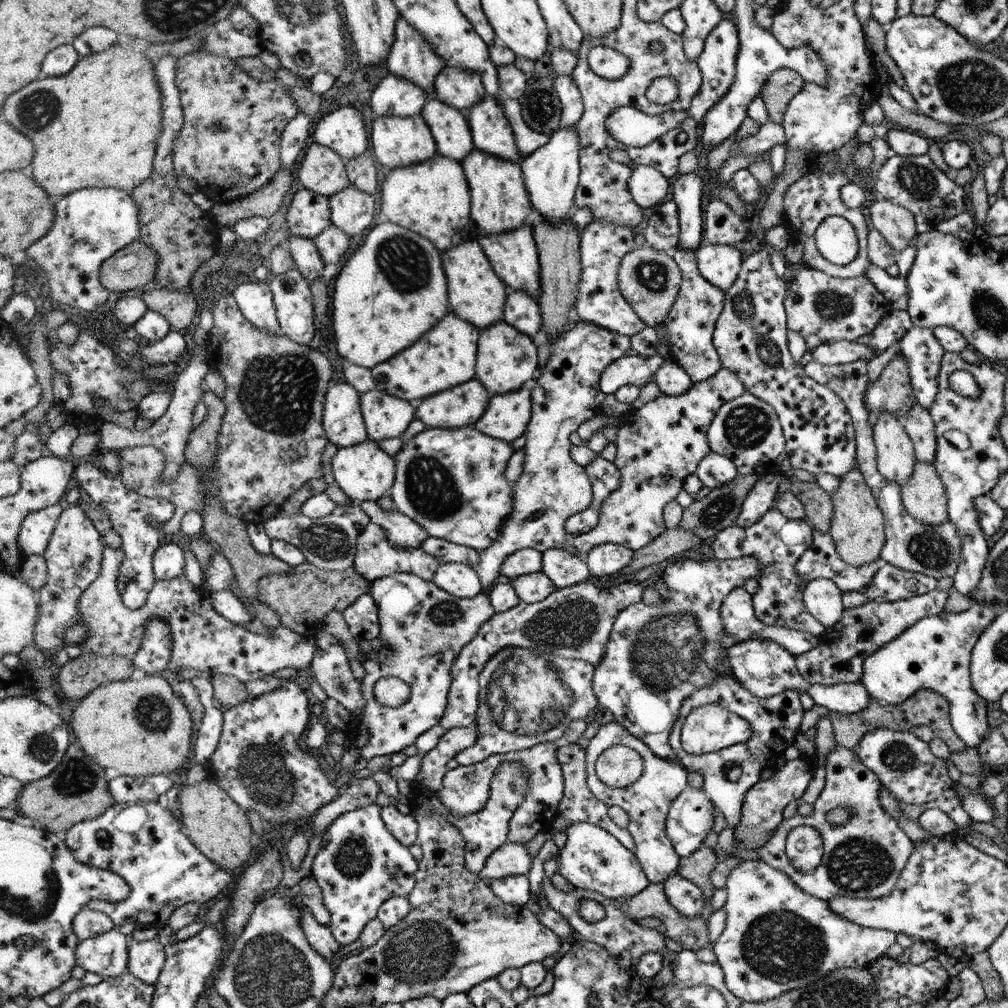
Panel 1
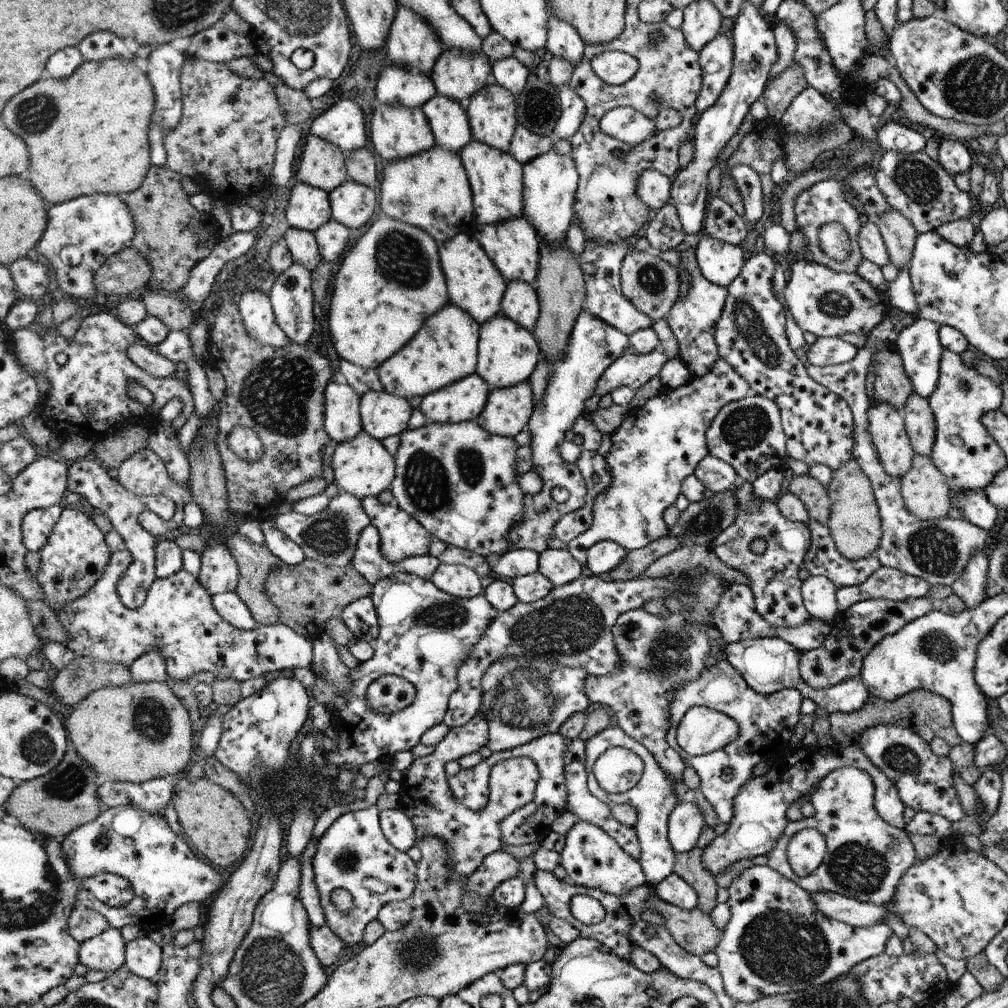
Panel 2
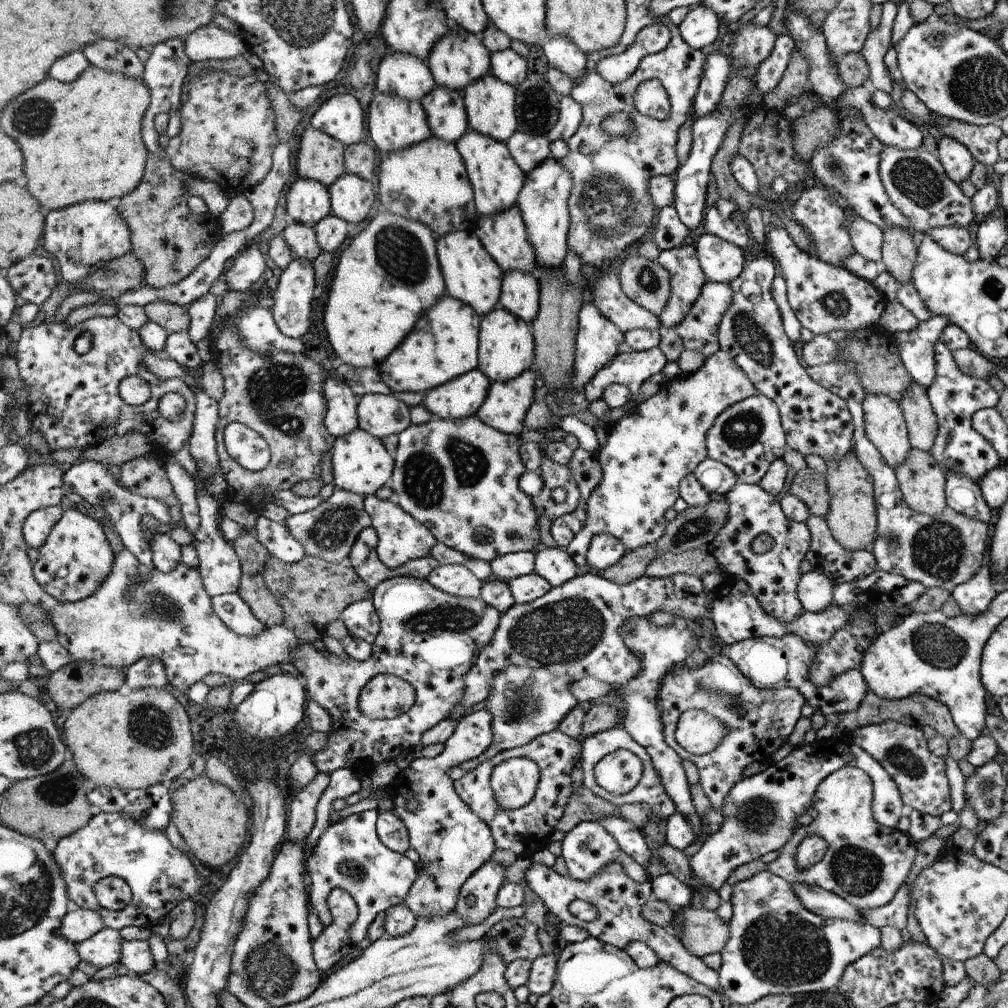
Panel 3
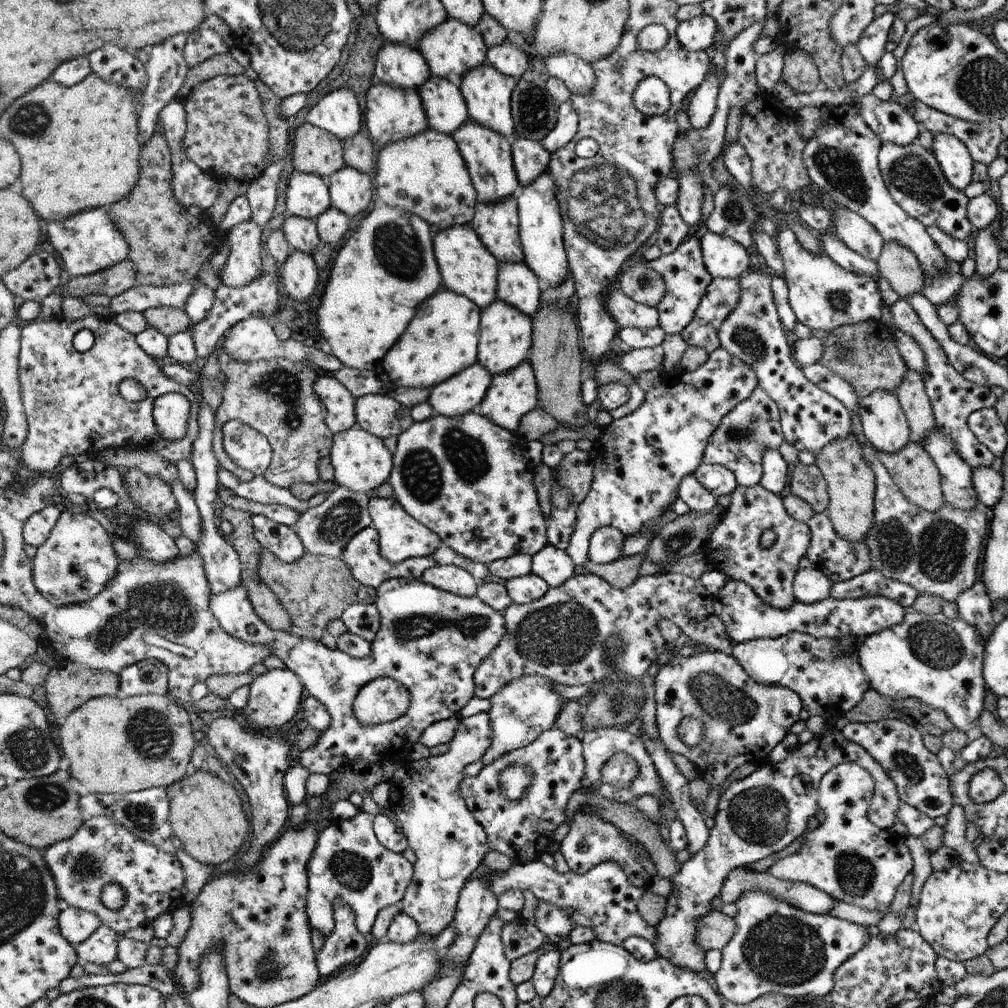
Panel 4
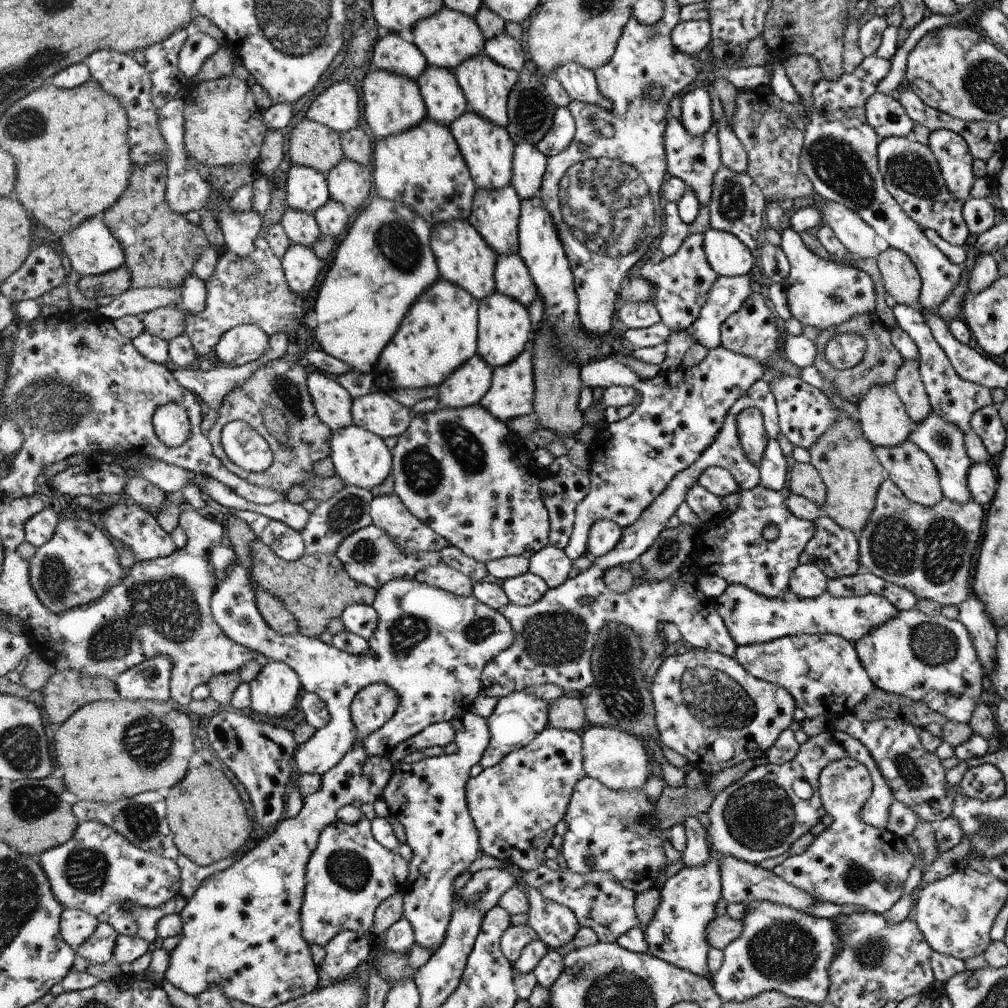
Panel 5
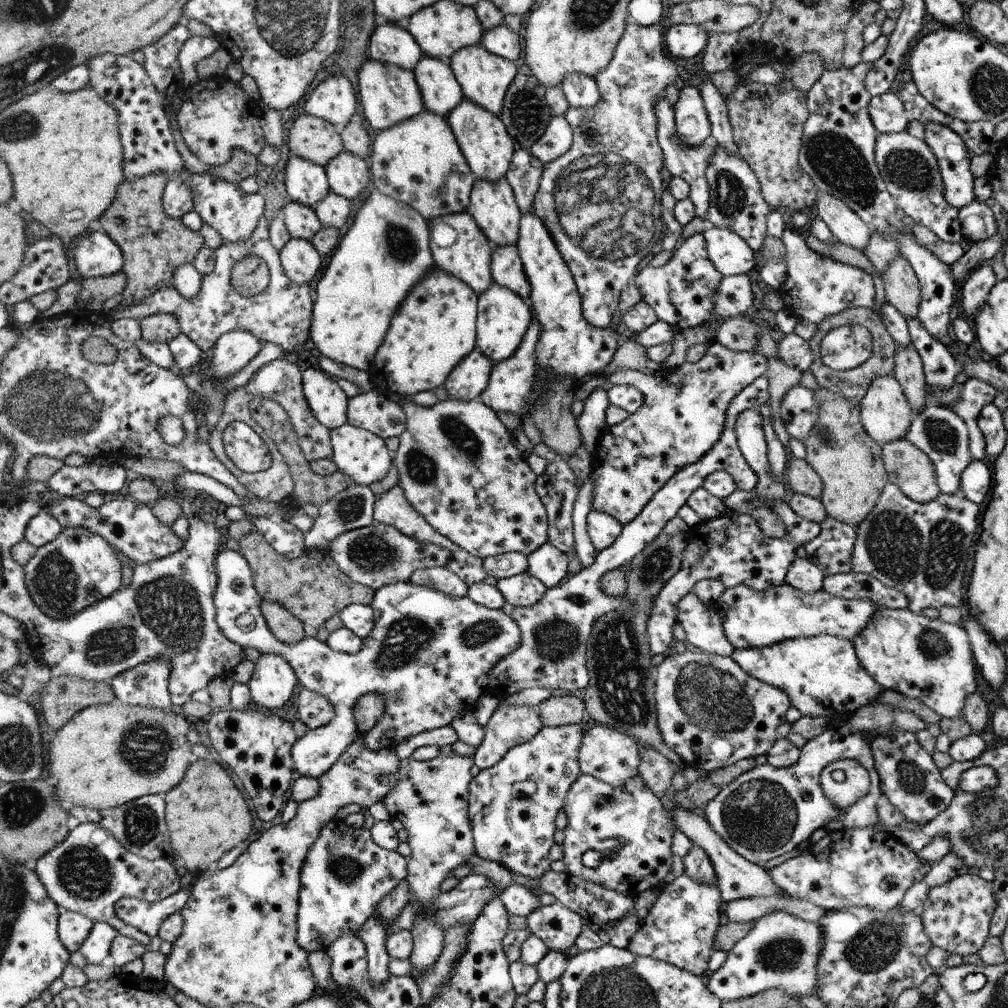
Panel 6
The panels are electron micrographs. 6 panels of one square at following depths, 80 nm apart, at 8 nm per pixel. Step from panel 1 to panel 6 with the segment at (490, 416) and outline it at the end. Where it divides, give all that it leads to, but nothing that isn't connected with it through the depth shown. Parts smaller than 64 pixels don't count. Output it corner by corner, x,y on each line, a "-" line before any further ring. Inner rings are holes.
533,313
530,330
526,332
520,348
510,358
494,363
490,382
480,396
484,400
484,404
487,404
494,412
512,412
518,416
524,416
528,412
531,390
534,388
535,375
538,370
535,348
538,346
541,332
539,321

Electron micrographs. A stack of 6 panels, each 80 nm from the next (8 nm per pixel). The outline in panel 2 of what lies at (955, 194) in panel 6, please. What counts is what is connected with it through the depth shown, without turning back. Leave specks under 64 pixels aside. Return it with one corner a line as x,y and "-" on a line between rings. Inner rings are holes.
939,137
938,160
952,177
968,173
975,161
974,154
964,140
954,137

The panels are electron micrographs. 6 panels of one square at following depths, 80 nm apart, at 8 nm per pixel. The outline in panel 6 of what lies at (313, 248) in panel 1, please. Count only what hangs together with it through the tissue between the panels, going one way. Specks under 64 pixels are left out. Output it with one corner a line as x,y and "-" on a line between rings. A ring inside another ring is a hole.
292,200
283,206
281,215
291,237
311,240
323,226
314,207

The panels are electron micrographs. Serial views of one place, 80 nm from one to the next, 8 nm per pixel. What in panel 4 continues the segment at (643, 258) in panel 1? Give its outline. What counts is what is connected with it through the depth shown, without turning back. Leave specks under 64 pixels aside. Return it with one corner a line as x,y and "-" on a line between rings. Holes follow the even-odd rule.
641,260
632,270
620,275
617,282
620,290
637,303
656,307
665,291
665,282
661,275
647,267

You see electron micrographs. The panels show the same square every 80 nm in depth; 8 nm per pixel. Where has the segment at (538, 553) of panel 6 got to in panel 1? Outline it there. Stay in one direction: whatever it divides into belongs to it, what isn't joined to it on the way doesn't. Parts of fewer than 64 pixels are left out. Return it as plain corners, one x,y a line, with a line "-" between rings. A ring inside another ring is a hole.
563,548
543,552
541,571
551,577
556,589
574,586
591,575
583,558

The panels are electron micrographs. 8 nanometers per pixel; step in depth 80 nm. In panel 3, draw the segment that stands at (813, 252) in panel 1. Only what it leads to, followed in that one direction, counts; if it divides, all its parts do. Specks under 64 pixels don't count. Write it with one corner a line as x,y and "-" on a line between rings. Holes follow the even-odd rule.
811,188
802,192
800,198
791,208
793,218
796,219
809,234
816,248
816,256
828,261
833,265
843,267
843,260
855,252
851,243
851,237
847,234
846,214
842,212
842,207
838,206
838,201
834,204
834,196
830,198
828,192
822,188

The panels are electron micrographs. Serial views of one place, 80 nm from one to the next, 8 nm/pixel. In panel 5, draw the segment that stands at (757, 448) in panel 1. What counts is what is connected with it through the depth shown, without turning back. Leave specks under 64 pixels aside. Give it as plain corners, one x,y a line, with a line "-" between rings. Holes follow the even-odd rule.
764,379
756,381
750,390
746,391
734,406
728,411
726,422
719,432
714,443
703,452
702,458
698,459
690,467
680,471
674,479
671,480
670,486
656,496
654,502
646,508
646,511
639,516
639,519
631,524
630,527
623,528
623,536
619,543
612,548
610,552
604,553
601,558
592,558
593,565
586,571
580,571
574,578
567,578
559,587
549,588
548,592
542,599
531,605
515,605
508,603
502,608
502,613
512,624
516,632
515,642
506,651
502,652
496,659
492,659
484,668
481,675
483,690
488,696
498,696
498,698
507,697
513,692
526,690
528,687
545,685
559,686
563,691
582,692
586,686
591,686
594,682
594,670
591,668
591,656
594,654
594,646
598,642
599,632
608,624
616,622
621,626
633,628
641,640
641,647
645,652
645,659
651,663
656,657
662,656
664,651
662,640
659,638
657,628
660,622
674,622
681,630
683,639
690,643
694,648
712,650
729,657
735,656
737,644
732,640
728,629
723,623
722,617
713,608
713,600
703,595
703,592
696,586
695,582
678,580
680,573
676,573
668,579
657,583
642,583
633,585
625,593
612,592
604,581
604,574
612,567
620,567
638,560
639,556
660,536
660,533
667,528
669,518
675,515
676,509
686,498
686,493
690,487
698,485
698,477
710,467
720,467
729,470
736,479
740,490
752,490
755,486
760,485
759,468
753,465
749,458
744,454
738,438
737,416
745,408
754,406
761,410
763,414
764,426
767,431
774,434
779,430
779,416
777,413
777,402
775,396

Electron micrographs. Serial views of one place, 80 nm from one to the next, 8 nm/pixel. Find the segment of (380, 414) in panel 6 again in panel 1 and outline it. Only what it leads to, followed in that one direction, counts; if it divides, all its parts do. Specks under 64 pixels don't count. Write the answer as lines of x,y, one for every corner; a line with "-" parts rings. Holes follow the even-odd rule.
378,389
362,394
362,411
367,436
376,442
402,436
414,419
410,402

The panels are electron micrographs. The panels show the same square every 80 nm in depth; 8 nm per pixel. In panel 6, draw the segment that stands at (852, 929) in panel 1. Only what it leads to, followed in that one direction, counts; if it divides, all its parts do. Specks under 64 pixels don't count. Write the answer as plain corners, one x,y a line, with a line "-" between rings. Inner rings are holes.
775,912
754,922
752,930
727,952
724,964
711,973
708,988
721,1001
735,1001
780,987
792,997
816,995
819,991
818,962
826,943
824,928
790,913

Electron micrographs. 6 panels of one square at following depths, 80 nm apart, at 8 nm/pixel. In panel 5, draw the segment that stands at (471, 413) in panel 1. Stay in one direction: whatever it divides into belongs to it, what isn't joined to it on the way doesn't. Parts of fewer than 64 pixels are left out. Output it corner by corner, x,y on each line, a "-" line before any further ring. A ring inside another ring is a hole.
480,355
467,360
439,384
440,407
460,408
478,405
491,388
494,369

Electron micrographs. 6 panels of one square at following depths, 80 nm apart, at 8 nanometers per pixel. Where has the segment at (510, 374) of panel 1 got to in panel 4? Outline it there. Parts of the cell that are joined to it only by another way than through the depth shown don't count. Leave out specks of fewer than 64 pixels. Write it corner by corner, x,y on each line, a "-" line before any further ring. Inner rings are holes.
496,298
495,302
484,308
480,323
478,340
478,360
492,376
514,370
528,359
533,343
534,320
527,313
520,312
507,301

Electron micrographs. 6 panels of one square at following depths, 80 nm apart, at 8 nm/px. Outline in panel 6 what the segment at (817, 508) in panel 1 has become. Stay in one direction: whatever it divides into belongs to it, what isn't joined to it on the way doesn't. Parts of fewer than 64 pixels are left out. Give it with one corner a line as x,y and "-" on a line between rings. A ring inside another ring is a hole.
792,457
787,462
784,472
786,482
795,493
802,493
817,499
823,491
823,482
820,475
808,464
805,459

